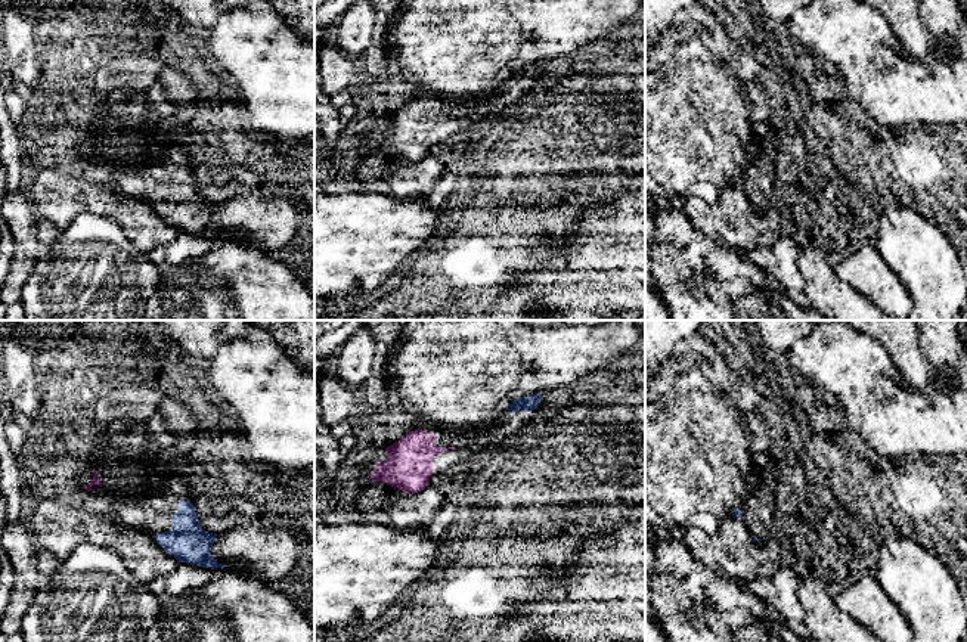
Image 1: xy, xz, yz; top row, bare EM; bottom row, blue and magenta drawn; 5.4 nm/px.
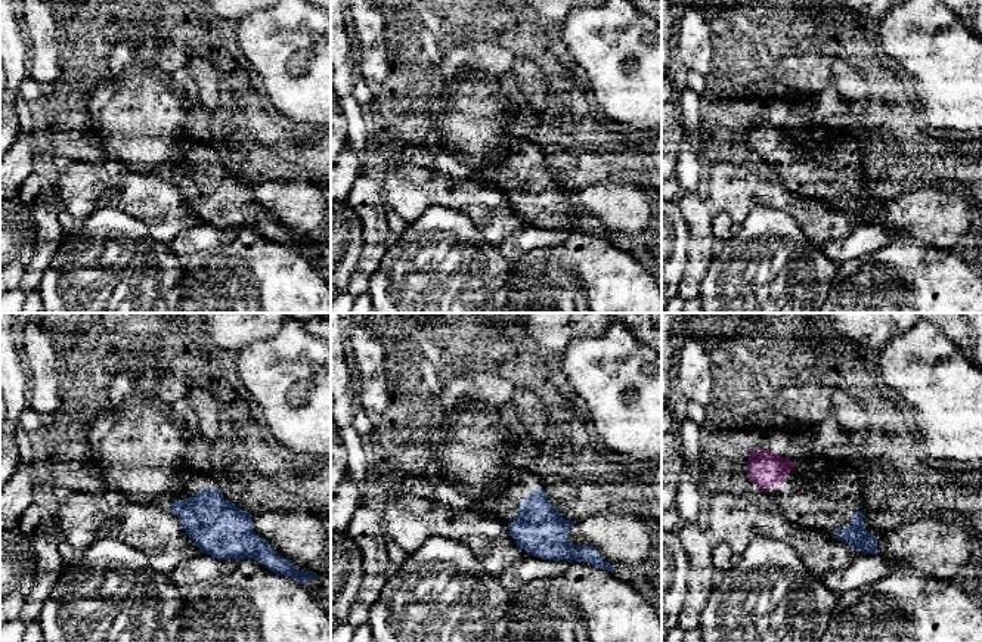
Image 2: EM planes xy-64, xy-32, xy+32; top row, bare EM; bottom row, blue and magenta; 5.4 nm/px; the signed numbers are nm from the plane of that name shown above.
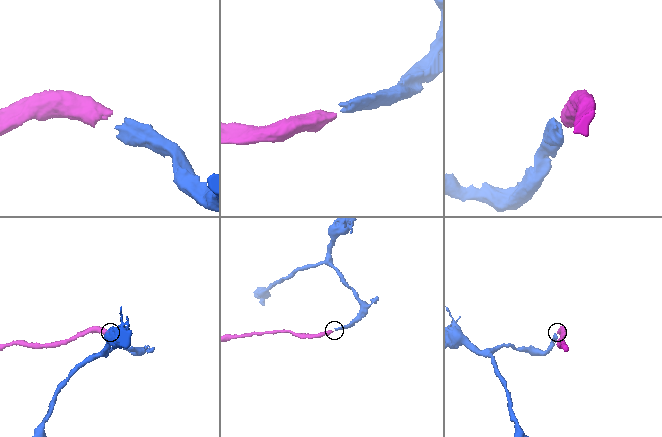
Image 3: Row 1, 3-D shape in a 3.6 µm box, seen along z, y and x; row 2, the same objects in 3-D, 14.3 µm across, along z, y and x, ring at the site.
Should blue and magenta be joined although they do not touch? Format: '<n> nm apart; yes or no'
340 nm apart; yes

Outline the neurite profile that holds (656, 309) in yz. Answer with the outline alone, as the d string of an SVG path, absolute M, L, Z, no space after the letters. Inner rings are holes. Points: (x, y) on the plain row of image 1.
M645 288L645 320L672 320L669 308L654 288Z

